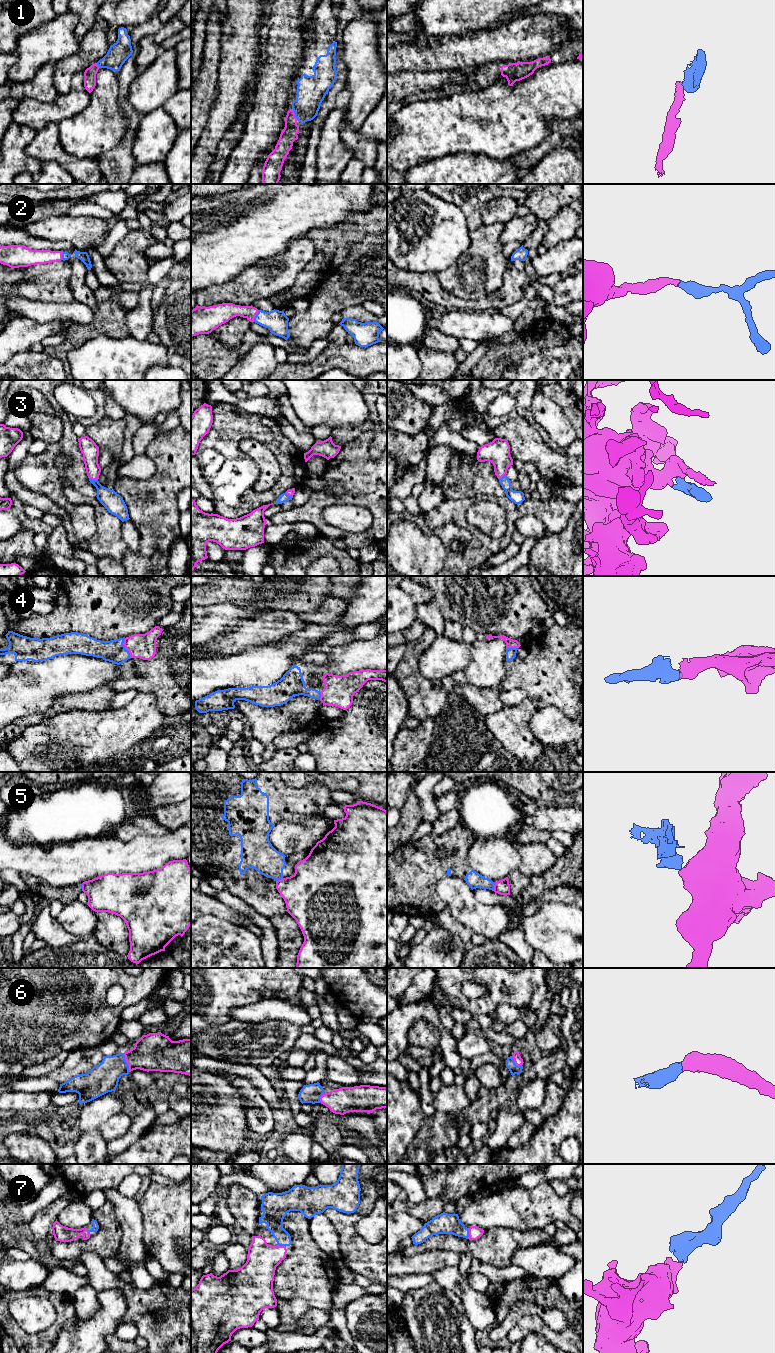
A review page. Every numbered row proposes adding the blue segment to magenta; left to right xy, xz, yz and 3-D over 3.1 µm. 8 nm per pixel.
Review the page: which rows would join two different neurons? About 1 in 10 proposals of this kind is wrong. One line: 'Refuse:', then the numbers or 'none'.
Refuse: 5

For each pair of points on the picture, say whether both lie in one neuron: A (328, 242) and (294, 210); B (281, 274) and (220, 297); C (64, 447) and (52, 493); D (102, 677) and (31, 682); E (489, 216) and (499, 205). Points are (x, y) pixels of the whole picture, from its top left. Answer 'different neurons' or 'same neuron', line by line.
A: different neurons
B: same neuron
C: same neuron
D: same neuron
E: same neuron

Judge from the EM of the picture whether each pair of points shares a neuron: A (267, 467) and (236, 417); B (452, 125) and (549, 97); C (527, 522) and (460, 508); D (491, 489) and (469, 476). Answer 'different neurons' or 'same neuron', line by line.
A: different neurons
B: same neuron
C: different neurons
D: same neuron

